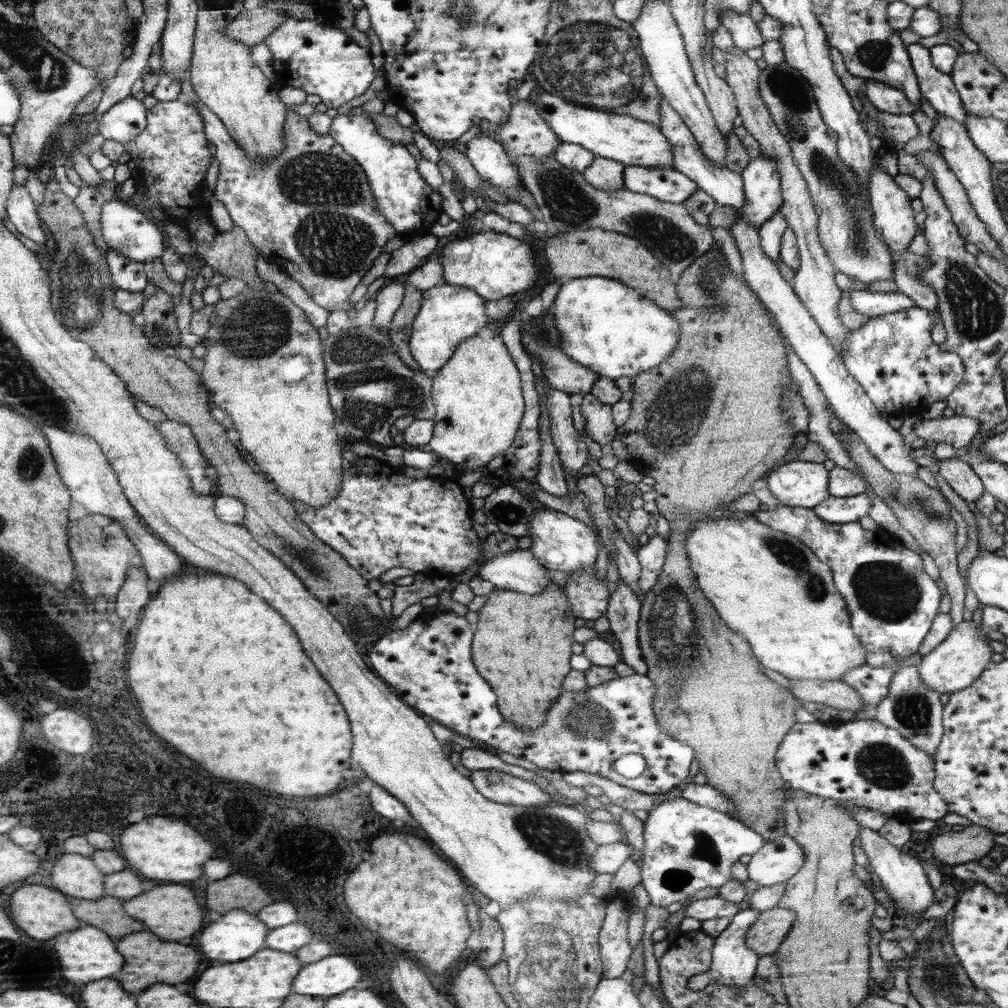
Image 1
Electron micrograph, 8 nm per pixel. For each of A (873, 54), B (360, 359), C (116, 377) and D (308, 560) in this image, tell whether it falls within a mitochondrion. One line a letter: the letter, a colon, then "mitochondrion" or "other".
A: mitochondrion
B: mitochondrion
C: other
D: mitochondrion

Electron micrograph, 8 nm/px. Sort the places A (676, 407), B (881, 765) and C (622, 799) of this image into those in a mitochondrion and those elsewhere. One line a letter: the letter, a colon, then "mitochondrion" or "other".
A: mitochondrion
B: mitochondrion
C: other

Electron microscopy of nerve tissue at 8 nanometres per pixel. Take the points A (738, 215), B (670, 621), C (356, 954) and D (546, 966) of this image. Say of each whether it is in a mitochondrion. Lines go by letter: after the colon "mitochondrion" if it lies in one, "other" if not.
A: other
B: mitochondrion
C: other
D: mitochondrion

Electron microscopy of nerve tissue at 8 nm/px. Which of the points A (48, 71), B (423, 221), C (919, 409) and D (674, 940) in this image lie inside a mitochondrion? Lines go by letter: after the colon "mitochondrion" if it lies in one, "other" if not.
A: mitochondrion
B: other
C: other
D: other

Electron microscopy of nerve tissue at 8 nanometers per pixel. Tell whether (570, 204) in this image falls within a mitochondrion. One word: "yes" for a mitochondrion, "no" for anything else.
yes

